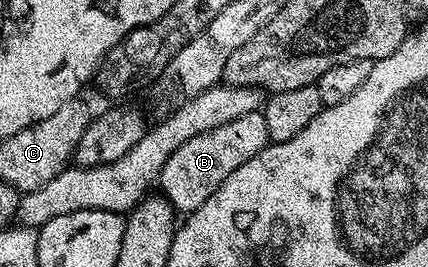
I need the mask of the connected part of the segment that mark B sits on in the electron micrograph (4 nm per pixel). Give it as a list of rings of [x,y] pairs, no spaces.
[[[263,112],[242,115],[242,119],[234,119],[234,123],[226,123],[222,127],[214,127],[214,131],[206,131],[202,135],[194,135],[172,155],[166,159],[166,167],[162,167],[158,182],[163,196],[168,198],[172,208],[181,214],[187,215],[192,210],[202,207],[218,187],[242,163],[246,163],[254,155],[258,155],[269,144],[268,132],[266,131],[266,119]]]

